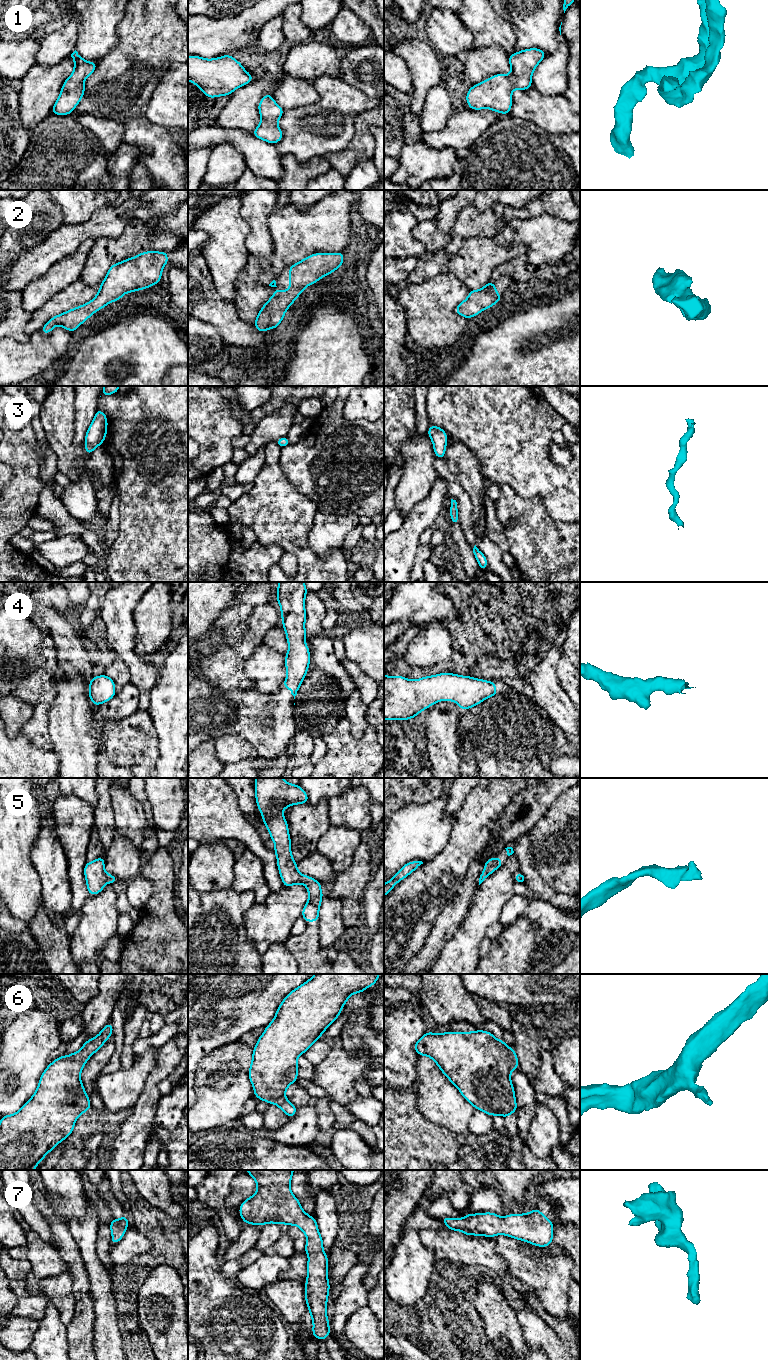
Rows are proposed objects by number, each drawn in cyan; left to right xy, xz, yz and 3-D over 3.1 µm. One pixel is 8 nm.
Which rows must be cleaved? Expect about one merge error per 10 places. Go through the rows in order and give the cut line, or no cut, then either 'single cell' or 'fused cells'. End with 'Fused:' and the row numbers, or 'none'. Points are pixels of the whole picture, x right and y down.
1: no cut; single cell
2: no cut; single cell
3: no cut; single cell
4: no cut; single cell
5: no cut; single cell
6: no cut; single cell
7: no cut; single cell
Fused: none

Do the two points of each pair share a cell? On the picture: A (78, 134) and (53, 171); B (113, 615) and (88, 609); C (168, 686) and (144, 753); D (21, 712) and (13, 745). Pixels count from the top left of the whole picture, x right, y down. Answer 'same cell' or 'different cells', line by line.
A: same cell
B: different cells
C: different cells
D: different cells

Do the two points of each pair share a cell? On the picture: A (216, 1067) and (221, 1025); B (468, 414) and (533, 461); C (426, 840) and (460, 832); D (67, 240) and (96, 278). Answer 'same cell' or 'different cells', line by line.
A: different cells
B: same cell
C: different cells
D: different cells

